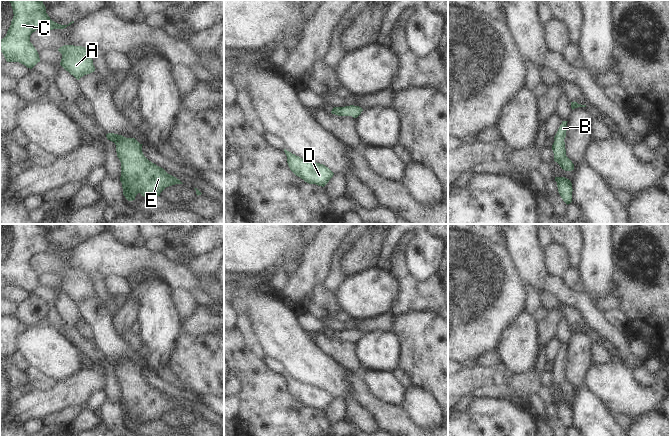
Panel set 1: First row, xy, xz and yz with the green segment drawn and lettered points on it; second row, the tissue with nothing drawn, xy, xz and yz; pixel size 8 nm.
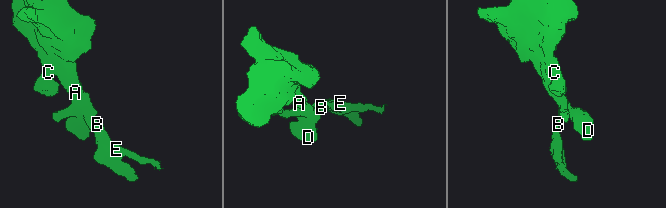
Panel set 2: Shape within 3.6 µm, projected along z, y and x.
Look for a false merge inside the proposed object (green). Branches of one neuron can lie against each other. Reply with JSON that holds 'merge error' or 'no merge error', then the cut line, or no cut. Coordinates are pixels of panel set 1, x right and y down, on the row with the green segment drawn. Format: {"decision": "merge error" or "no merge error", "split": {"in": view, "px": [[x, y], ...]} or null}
{"decision": "no merge error", "split": null}

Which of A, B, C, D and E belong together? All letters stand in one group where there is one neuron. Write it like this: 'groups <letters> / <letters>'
groups A B C D E

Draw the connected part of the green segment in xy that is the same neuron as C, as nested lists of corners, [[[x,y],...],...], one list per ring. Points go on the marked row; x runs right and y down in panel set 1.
[[[9,0],[9,2],[11,3],[14,16],[6,36],[0,40],[0,51],[3,53],[7,62],[19,62],[25,65],[27,68],[32,69],[38,62],[40,62],[40,58],[37,50],[30,42],[31,34],[36,30],[42,29],[64,29],[74,23],[74,21],[70,22],[68,25],[61,25],[52,21],[46,13],[46,7],[42,0]]]

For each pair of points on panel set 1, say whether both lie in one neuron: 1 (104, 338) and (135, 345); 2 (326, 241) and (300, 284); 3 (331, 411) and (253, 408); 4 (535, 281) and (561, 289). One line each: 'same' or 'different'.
1: different
2: same
3: different
4: different

